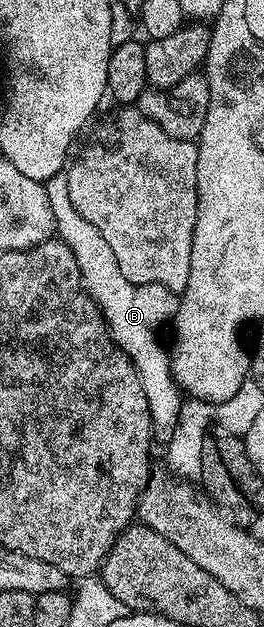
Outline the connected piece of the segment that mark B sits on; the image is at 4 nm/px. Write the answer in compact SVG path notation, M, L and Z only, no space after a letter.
M64 172L58 173L46 180L44 185L50 200L50 206L52 206L57 235L75 254L76 262L81 272L83 288L97 302L98 308L106 320L106 329L110 331L110 337L113 338L120 350L124 350L128 354L128 358L136 366L136 370L140 374L140 384L144 386L144 396L148 398L153 439L157 443L159 440L159 445L164 446L170 441L172 434L176 430L178 415L184 403L184 396L177 382L174 381L174 371L170 365L171 349L167 345L166 348L162 345L162 340L158 337L158 331L165 324L167 327L173 321L175 314L178 313L179 297L171 292L169 288L156 283L133 284L124 278L124 274L119 273L119 267L111 254L111 248L108 246L108 242L104 242L100 230L97 230L92 222L88 222L86 218L81 217L80 212L72 205L72 198L70 198L68 191L68 180Z

